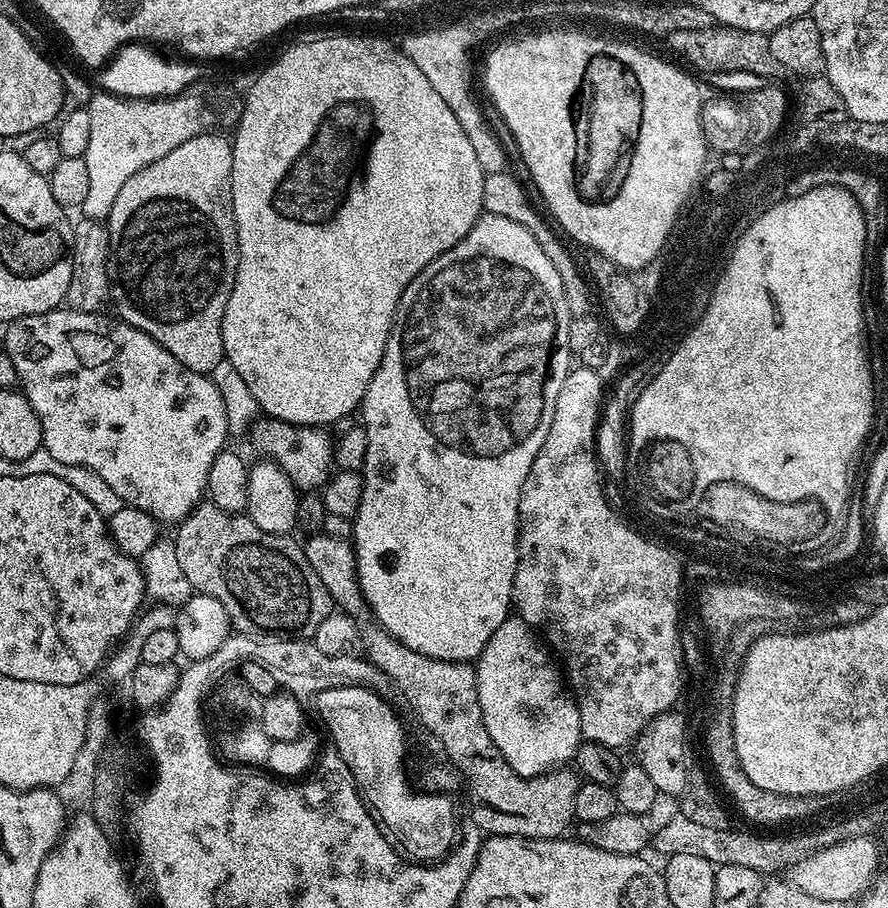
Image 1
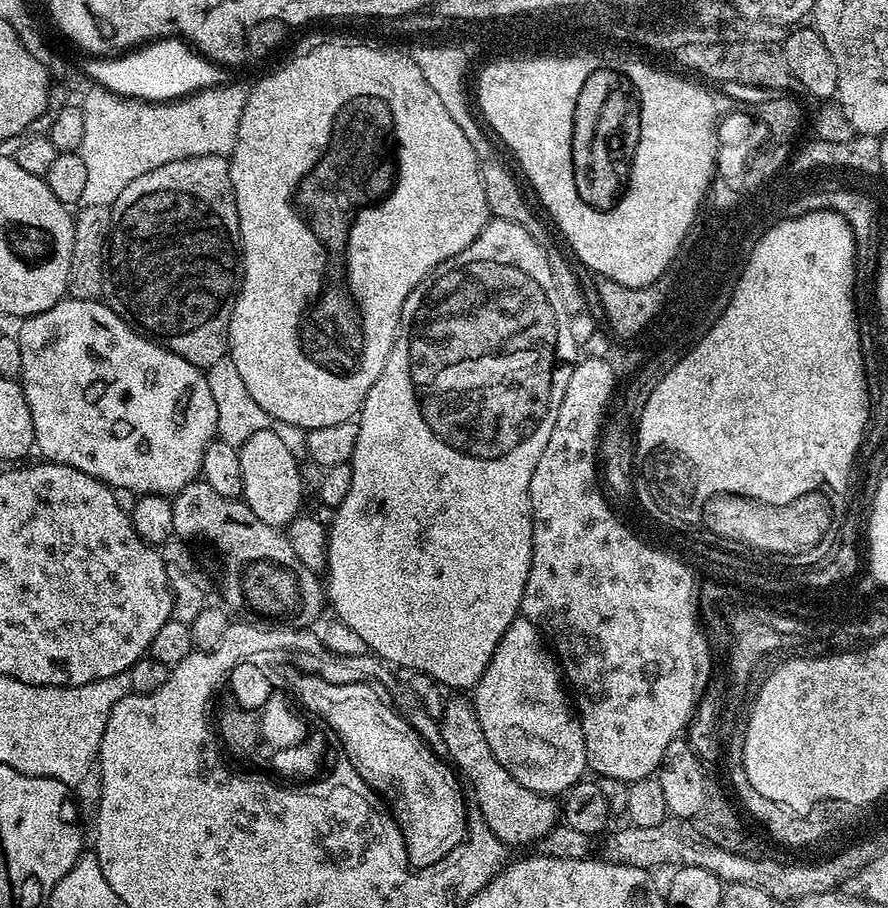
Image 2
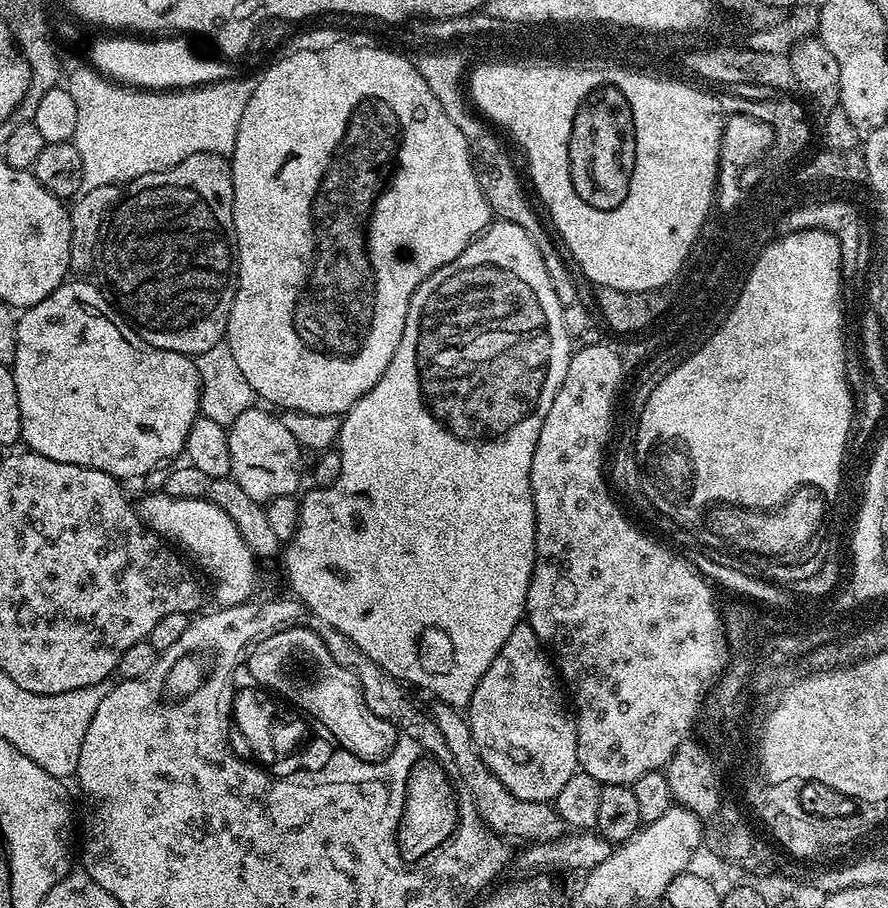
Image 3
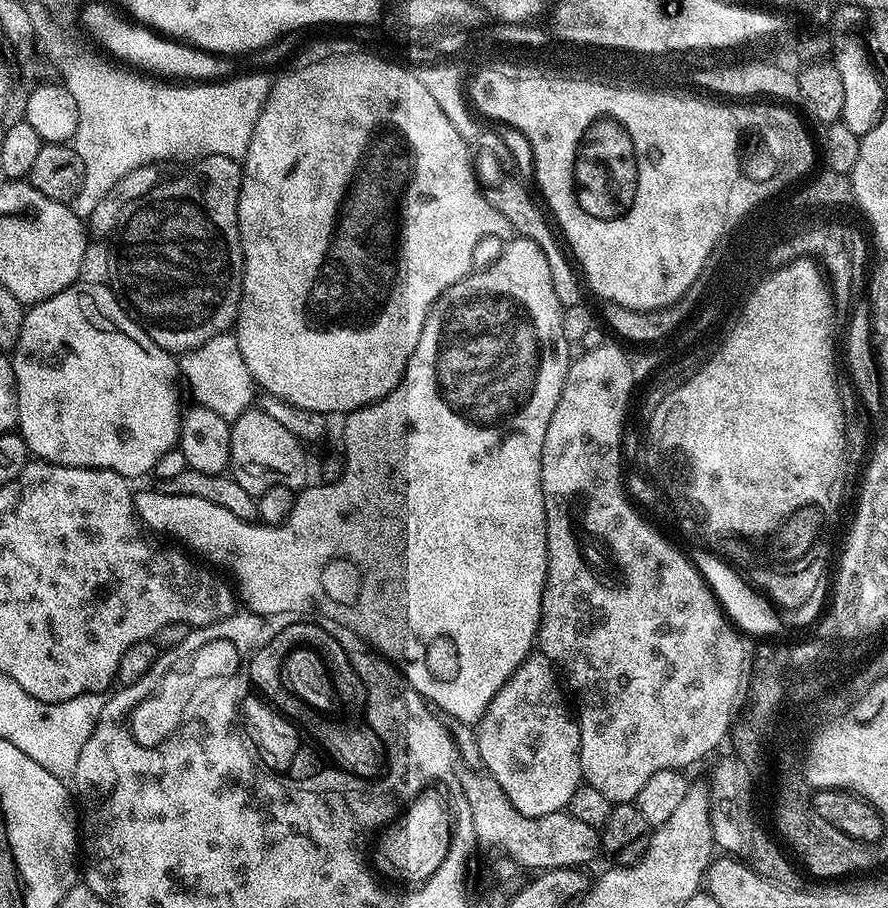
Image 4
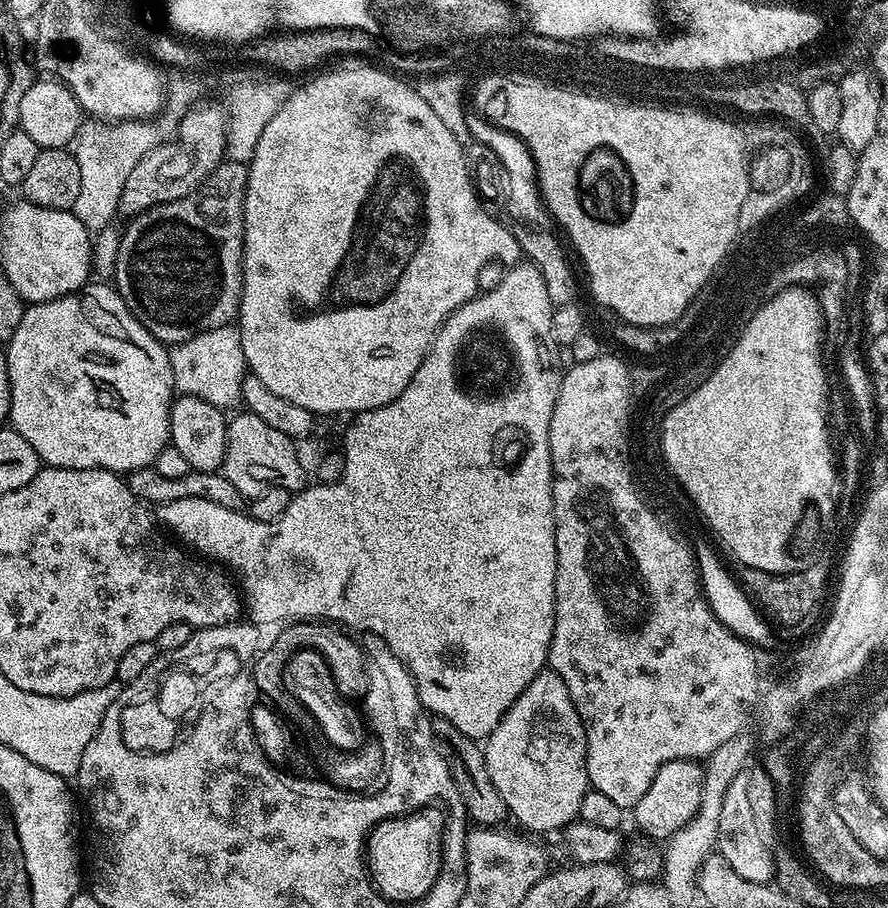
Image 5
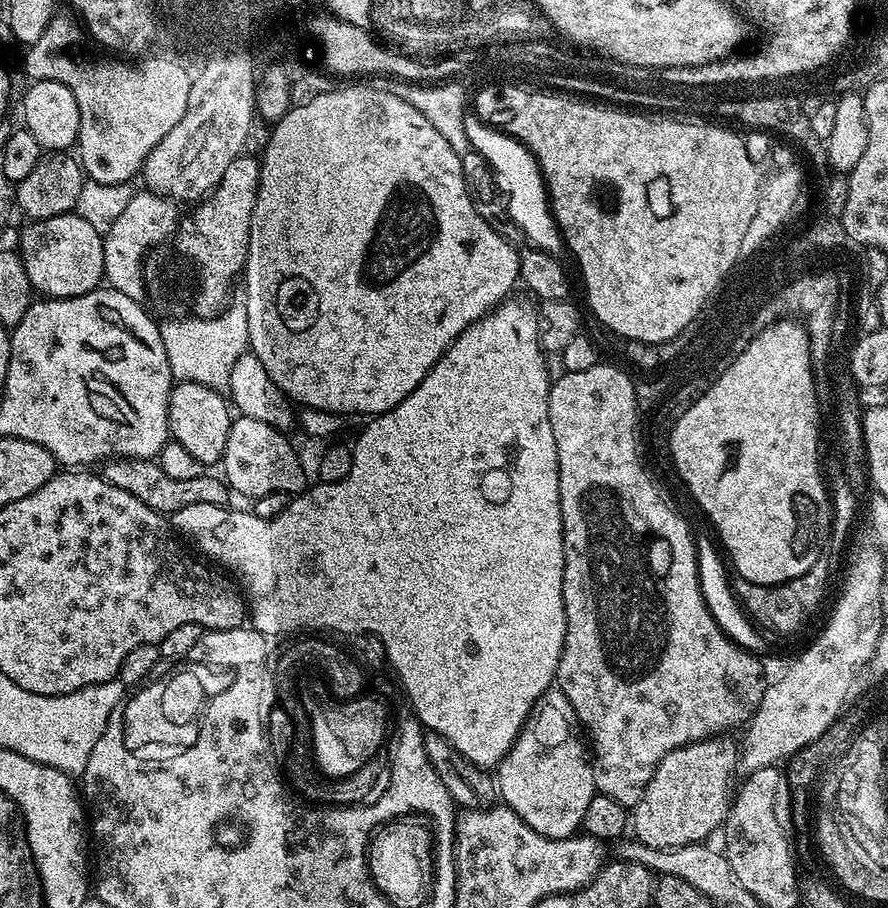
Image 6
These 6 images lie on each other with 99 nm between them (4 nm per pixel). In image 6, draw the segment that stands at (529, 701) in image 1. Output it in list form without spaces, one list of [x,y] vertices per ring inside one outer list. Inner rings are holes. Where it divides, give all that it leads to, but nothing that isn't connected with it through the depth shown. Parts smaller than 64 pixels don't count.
[[[559,687],[549,688],[542,694],[542,698],[538,698],[538,702],[534,702],[516,741],[499,764],[495,765],[494,779],[499,799],[538,834],[564,840],[583,825],[586,806],[590,806],[590,798],[598,795],[596,773],[578,714],[574,714],[574,706],[570,706],[566,694],[562,694]]]

